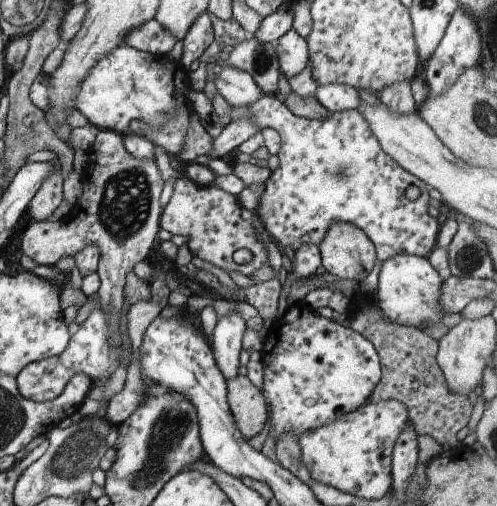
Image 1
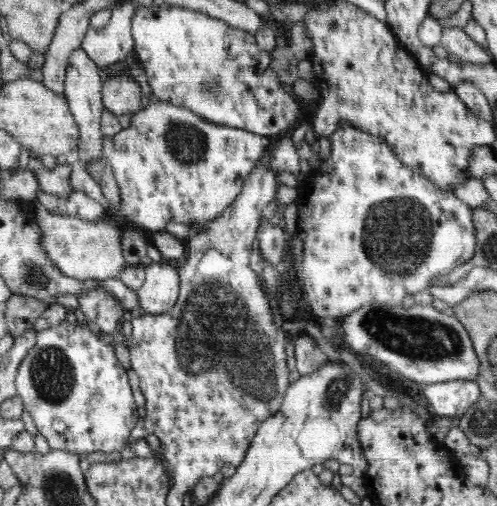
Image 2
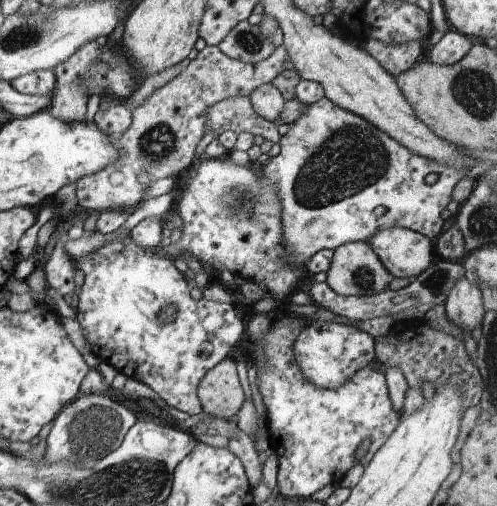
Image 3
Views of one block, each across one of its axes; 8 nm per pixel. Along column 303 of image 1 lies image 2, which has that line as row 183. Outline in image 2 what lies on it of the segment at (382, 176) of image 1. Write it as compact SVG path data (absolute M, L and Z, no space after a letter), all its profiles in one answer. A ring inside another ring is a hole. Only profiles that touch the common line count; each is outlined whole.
M153 100L147 106L141 106L140 110L132 114L128 128L122 128L118 134L103 138L102 154L106 158L108 166L113 170L117 185L120 187L121 203L119 204L117 214L126 221L140 224L140 226L143 226L151 234L159 230L164 230L168 222L183 222L184 224L192 224L192 222L204 223L220 216L242 192L248 174L262 161L262 158L267 154L268 148L270 148L269 137L263 137L244 129L236 129L232 126L220 126L212 122L206 122L186 108L180 108L168 102Z

